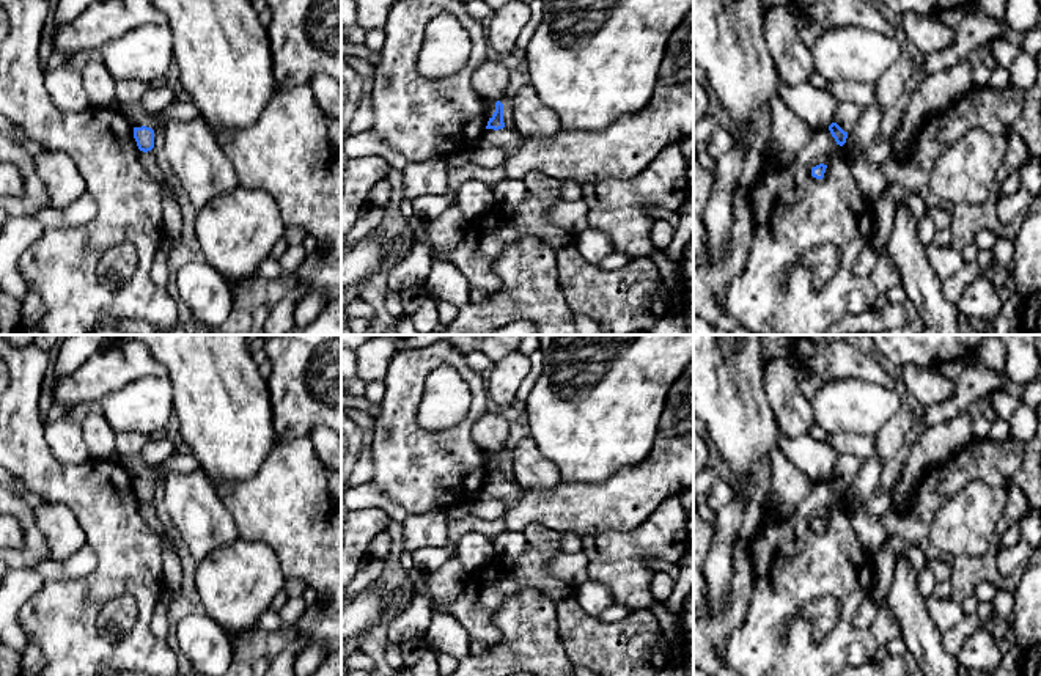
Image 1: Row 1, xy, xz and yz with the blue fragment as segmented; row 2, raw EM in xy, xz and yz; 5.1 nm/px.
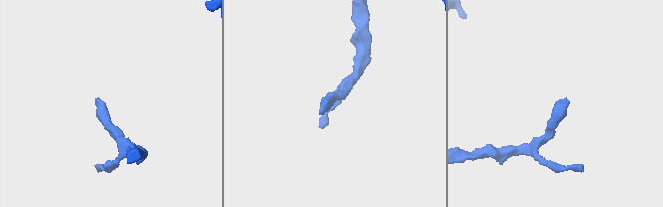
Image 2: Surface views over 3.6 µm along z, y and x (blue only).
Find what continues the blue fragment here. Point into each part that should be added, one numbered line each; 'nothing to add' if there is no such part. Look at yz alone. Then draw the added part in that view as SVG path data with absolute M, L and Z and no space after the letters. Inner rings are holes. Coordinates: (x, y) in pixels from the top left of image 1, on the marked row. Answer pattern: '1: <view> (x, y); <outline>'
1: yz (848, 113); M840 102L833 123L849 134L860 119L860 115L862 108L859 105L852 102Z

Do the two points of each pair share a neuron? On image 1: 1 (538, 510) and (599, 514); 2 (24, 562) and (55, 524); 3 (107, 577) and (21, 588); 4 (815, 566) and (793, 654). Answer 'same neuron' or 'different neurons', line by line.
1: same neuron
2: different neurons
3: different neurons
4: same neuron

